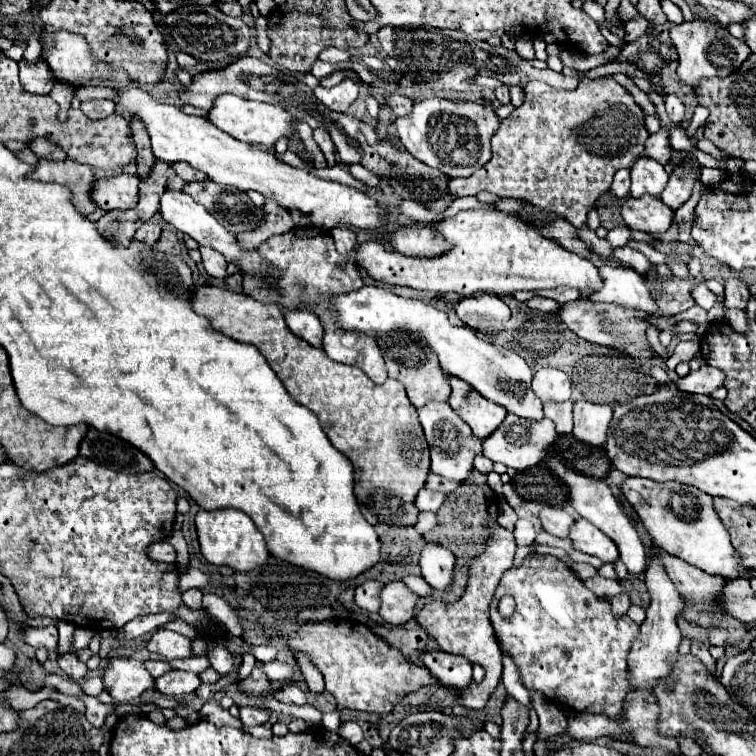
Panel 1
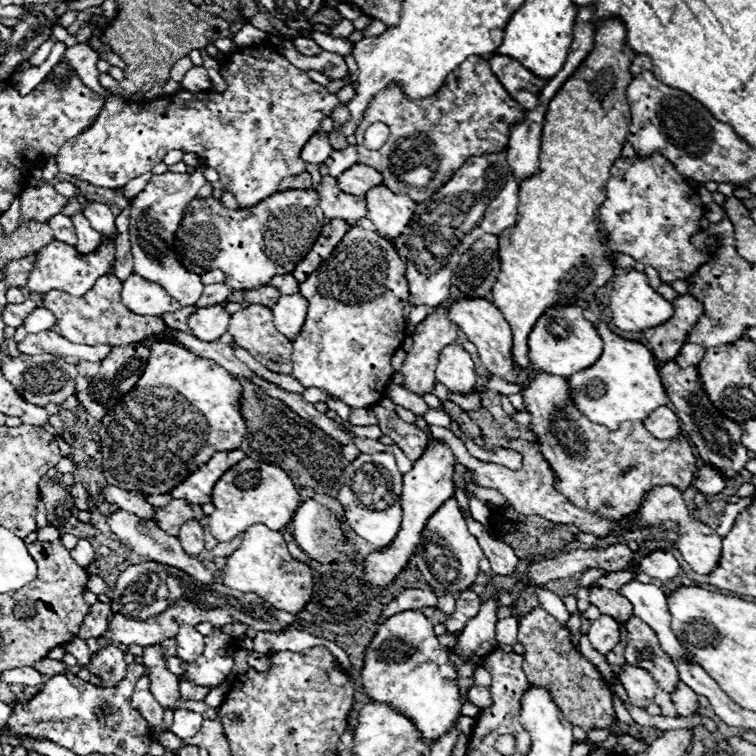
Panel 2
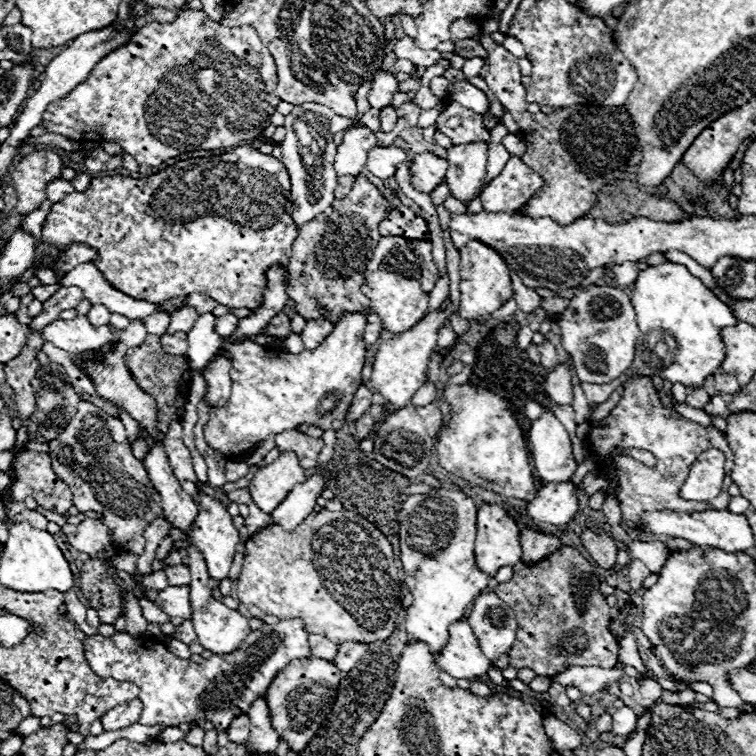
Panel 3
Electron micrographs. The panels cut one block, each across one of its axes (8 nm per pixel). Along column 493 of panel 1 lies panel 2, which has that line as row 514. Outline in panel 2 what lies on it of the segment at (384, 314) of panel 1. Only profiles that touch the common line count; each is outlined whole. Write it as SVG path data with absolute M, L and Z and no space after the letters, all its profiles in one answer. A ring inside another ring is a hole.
M360 454L346 466L340 478L340 490L336 498L344 508L344 518L350 524L350 528L376 548L382 548L394 540L394 534L398 532L402 522L400 488L402 474L398 472L394 454Z

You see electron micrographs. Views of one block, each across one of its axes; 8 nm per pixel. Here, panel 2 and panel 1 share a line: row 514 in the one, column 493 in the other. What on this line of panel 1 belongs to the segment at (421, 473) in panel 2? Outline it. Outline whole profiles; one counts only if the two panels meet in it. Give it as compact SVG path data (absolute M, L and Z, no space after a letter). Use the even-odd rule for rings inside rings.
M448 376L452 394L448 404L452 410L472 428L472 432L482 440L492 430L496 430L496 424L500 424L506 416L506 410L498 404L492 404L490 400L482 398L470 384L466 384L460 378Z

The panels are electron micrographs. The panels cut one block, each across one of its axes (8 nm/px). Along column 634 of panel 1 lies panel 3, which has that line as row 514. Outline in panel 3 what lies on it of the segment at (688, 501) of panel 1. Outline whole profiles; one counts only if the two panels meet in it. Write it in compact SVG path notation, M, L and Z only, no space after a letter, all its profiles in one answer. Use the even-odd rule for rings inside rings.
M484 502L478 508L478 532L476 532L476 564L480 570L494 576L498 568L518 564L522 558L520 526L498 504Z

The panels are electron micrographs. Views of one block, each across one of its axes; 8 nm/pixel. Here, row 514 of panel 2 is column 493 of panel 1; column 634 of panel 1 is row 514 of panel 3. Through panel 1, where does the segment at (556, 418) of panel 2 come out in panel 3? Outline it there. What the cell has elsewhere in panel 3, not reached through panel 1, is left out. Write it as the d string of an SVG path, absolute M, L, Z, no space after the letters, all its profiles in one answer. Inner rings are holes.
M628 376L626 378L622 400L604 420L590 424L590 432L586 438L588 438L586 444L592 452L592 458L598 464L600 464L600 460L604 460L608 456L610 448L616 448L616 446L642 448L642 450L650 450L656 456L654 468L648 468L630 456L620 456L614 460L614 468L618 472L618 482L620 482L618 500L622 506L622 524L626 524L630 528L636 526L636 520L640 518L638 514L642 514L646 510L674 510L674 512L692 514L692 512L704 512L704 510L726 510L730 504L732 496L728 494L728 486L732 484L732 480L730 480L732 450L726 442L726 434L714 426L700 426L698 422L686 420L678 412L664 408L652 380L646 376L642 376L642 378ZM710 448L716 448L716 450L724 452L724 456L726 456L726 466L724 466L726 476L724 476L724 486L722 486L720 496L710 502L682 500L678 496L678 492L688 478L694 458L698 458L702 452L706 452Z

